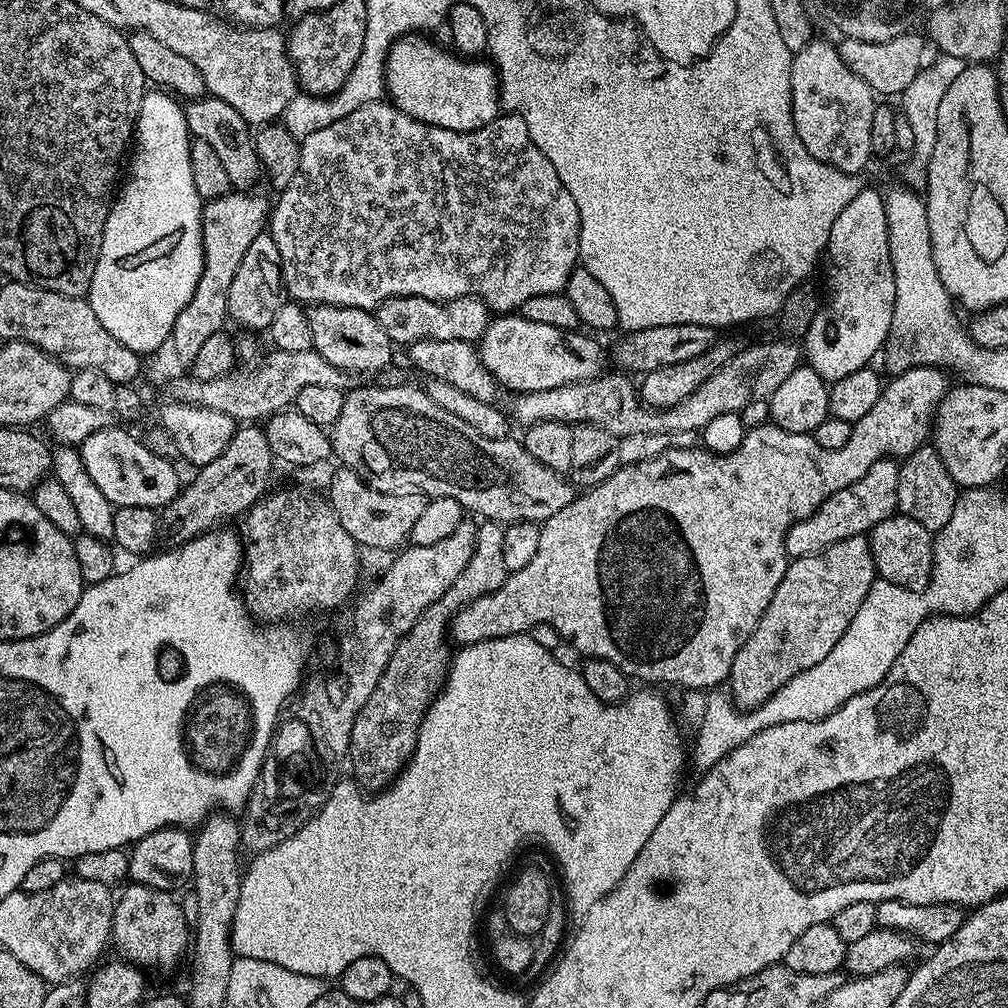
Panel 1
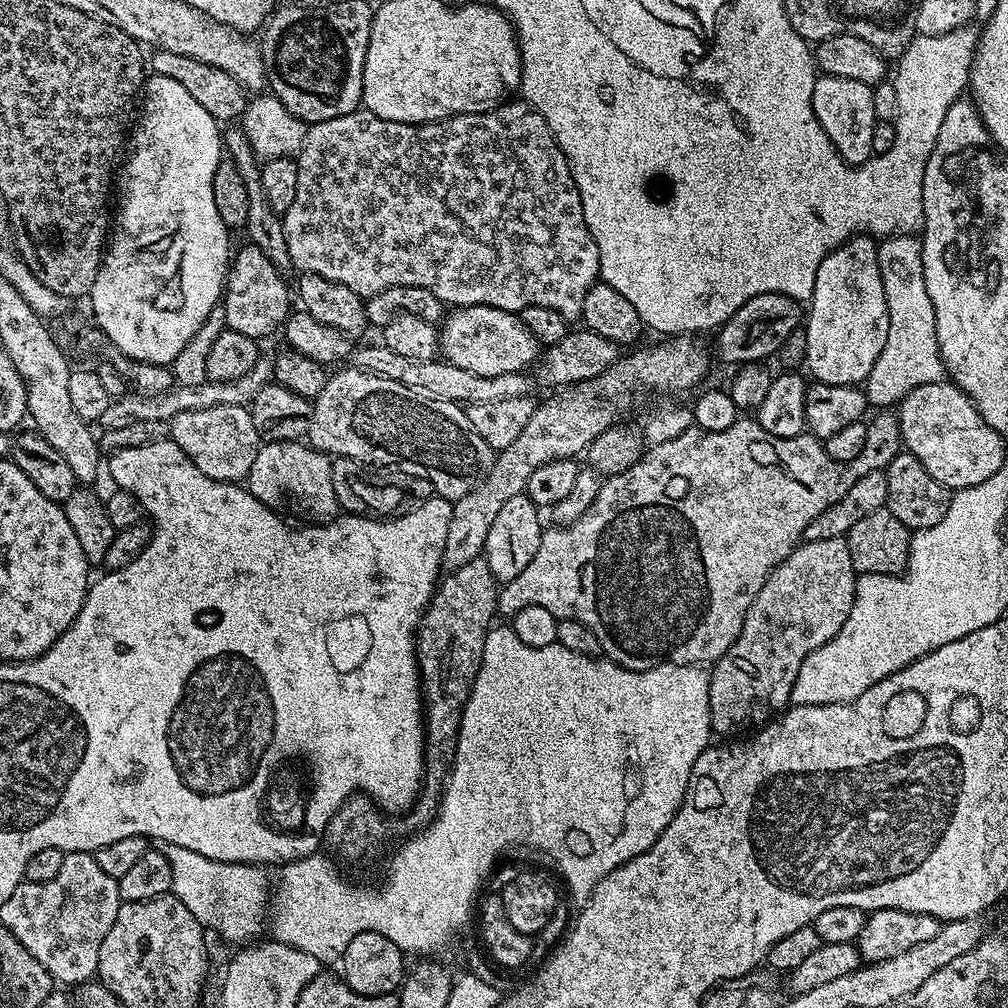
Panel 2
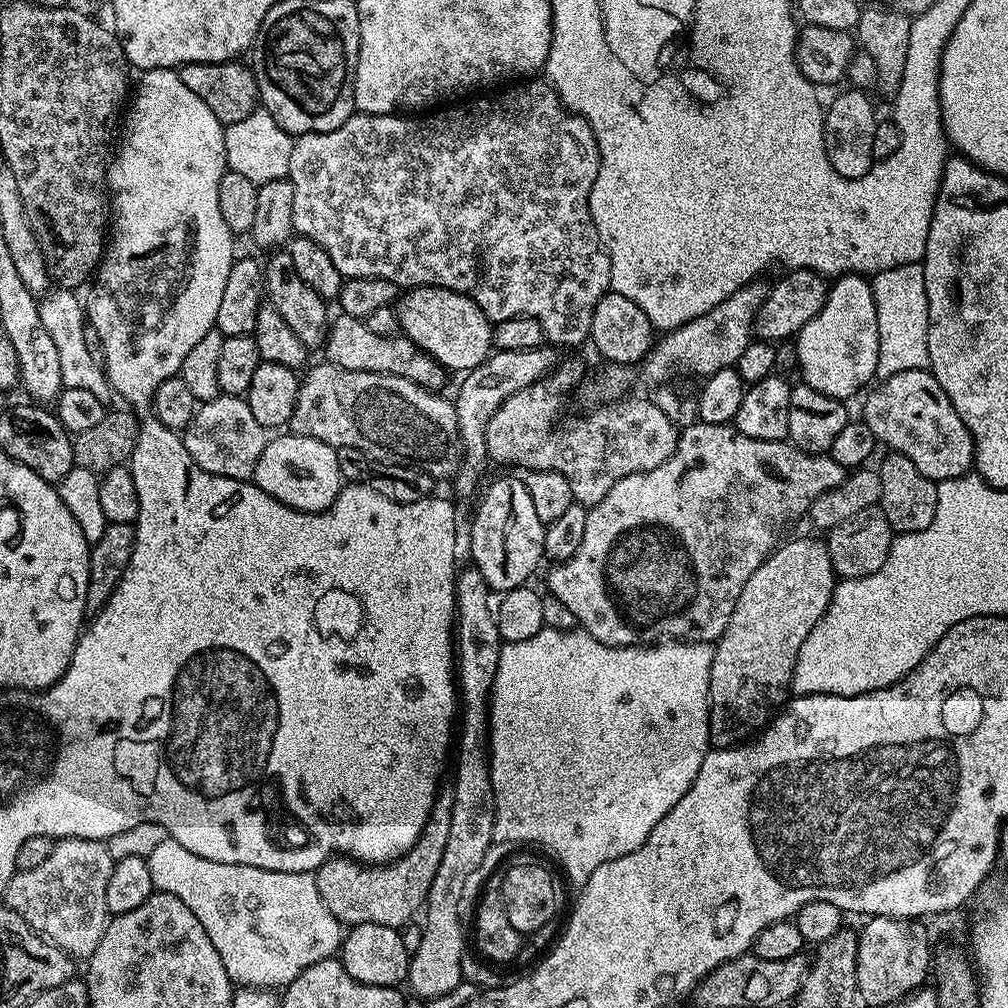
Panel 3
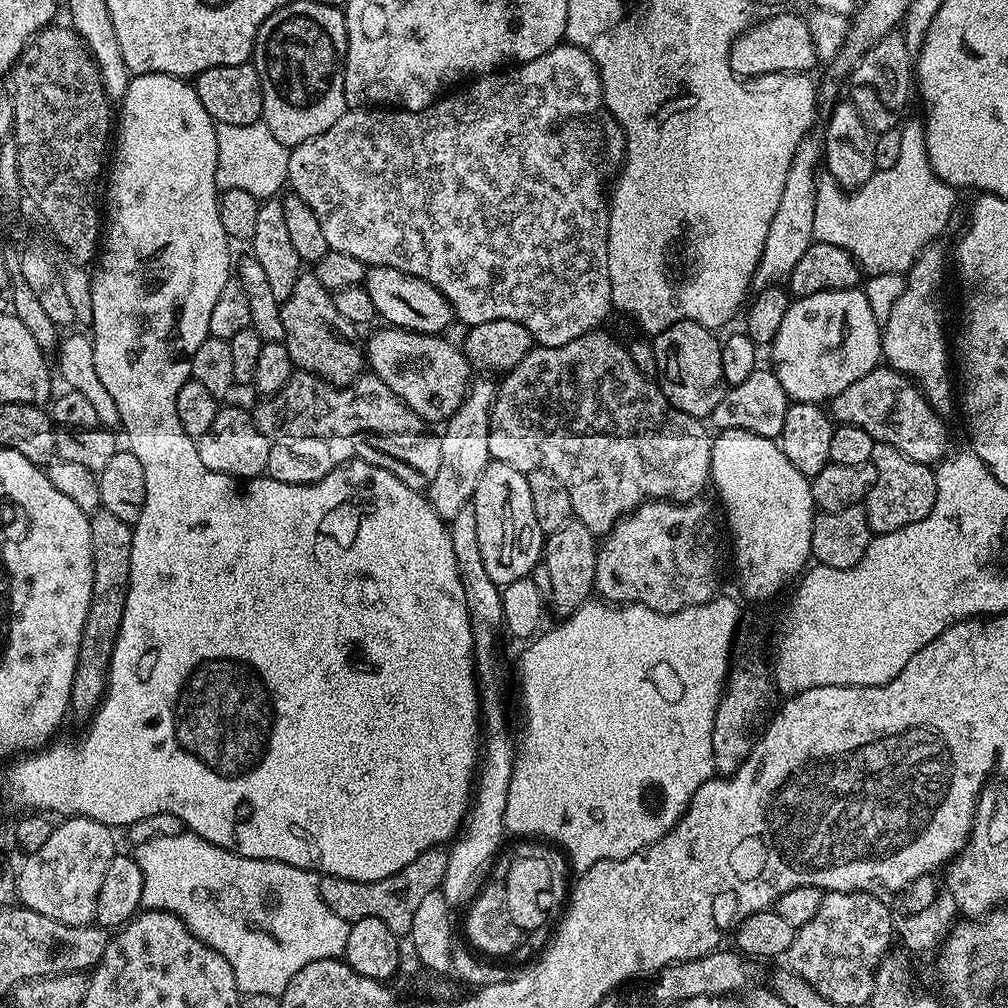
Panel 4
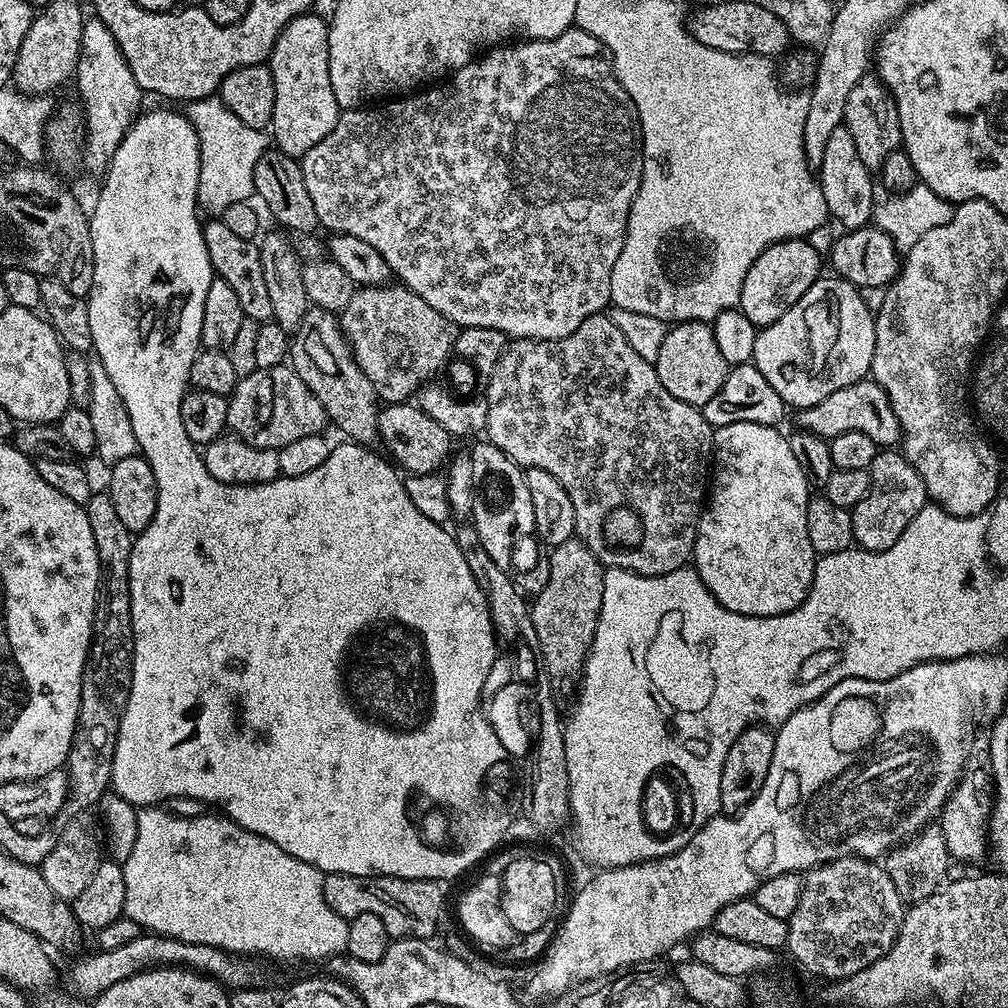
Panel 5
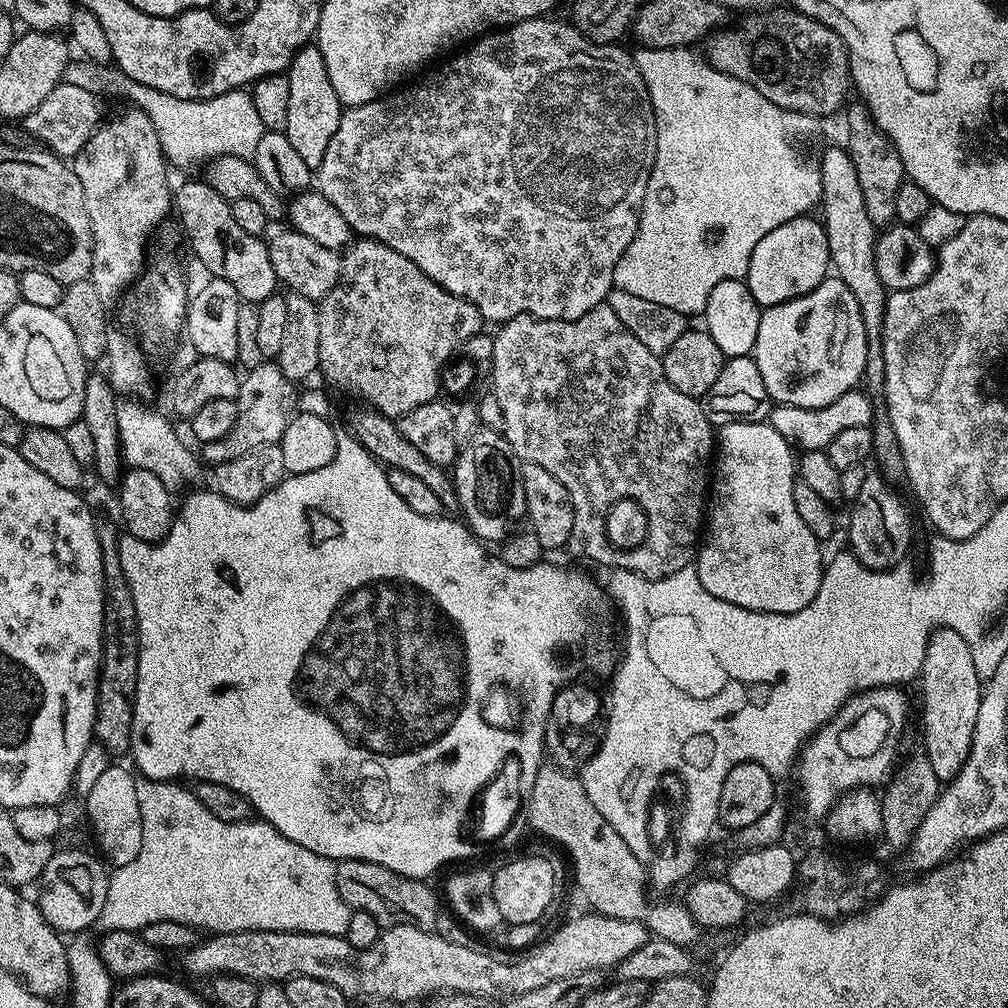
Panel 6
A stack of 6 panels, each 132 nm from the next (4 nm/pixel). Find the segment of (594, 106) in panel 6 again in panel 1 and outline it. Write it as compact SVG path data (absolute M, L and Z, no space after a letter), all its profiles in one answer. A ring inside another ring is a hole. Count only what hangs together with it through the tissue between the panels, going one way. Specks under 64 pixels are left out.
M375 100L369 104L363 104L362 106L358 106L358 110L354 110L354 114L346 114L346 118L338 118L338 122L333 122L332 125L326 126L322 130L314 130L314 134L310 134L305 140L300 141L298 174L294 178L294 182L290 182L290 186L283 189L279 193L279 196L280 201L277 204L275 201L274 207L270 212L270 235L272 235L274 242L278 246L287 295L293 301L303 302L308 306L329 304L330 306L374 310L382 302L386 302L386 298L394 298L395 296L421 296L422 298L430 298L431 300L460 300L464 296L476 296L483 304L487 304L493 313L512 314L520 309L522 302L526 302L526 298L534 298L537 294L563 293L567 286L567 280L578 267L580 259L580 219L578 218L578 206L574 206L574 198L570 194L570 190L566 190L566 186L558 178L558 170L554 170L554 166L550 166L550 158L546 158L546 154L542 154L542 150L538 150L538 146L534 146L534 142L530 138L530 130L526 130L524 119L515 114L501 114L496 117L494 122L490 122L473 132L455 132L454 130L442 130L438 126L430 126L426 122L418 122L414 118L402 114L402 110L398 110L396 105L391 102Z

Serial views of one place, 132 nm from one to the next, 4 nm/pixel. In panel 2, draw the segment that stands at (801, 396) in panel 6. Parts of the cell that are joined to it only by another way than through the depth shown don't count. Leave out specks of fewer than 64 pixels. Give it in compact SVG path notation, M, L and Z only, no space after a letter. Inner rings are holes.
M871 235L853 236L845 244L837 246L826 258L822 258L822 266L818 266L818 274L814 278L812 299L806 308L806 323L803 325L806 330L806 368L812 371L811 379L813 381L822 384L863 385L864 380L870 374L870 369L874 367L874 362L878 362L878 354L882 354L882 346L886 346L886 330L890 326L890 318L888 317L888 307L886 306L886 290L882 290L882 270L878 270L877 247L877 241Z

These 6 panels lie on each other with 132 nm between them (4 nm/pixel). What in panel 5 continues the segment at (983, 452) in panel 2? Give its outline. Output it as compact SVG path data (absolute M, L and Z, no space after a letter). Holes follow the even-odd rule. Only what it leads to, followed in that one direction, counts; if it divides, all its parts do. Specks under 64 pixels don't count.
M871 378L842 386L842 390L834 390L834 394L822 398L822 402L814 402L814 406L799 409L795 416L797 429L813 432L827 441L833 440L838 434L847 434L850 430L862 430L862 434L874 438L877 446L896 446L902 440L894 406L890 406L886 390L882 390L882 386L878 386Z

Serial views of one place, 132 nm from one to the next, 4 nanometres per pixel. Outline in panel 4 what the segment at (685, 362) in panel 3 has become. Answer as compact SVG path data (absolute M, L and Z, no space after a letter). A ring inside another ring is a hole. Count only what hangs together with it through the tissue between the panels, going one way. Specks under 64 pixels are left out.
M816 134L805 136L790 162L786 186L782 186L782 198L778 198L778 210L774 210L774 222L770 222L770 230L766 230L766 242L756 263L756 272L750 281L754 289L768 289L787 281L794 266L798 266L798 258L802 258L802 254L806 254L806 250L814 242L816 182L823 158L823 139Z

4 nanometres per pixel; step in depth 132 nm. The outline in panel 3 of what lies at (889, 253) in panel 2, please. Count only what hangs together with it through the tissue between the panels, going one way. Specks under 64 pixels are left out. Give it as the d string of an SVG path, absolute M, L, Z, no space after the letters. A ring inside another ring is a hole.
M907 264L875 273L870 280L874 306L878 314L878 366L880 380L902 370L927 369L928 362L928 299L924 281L924 265Z

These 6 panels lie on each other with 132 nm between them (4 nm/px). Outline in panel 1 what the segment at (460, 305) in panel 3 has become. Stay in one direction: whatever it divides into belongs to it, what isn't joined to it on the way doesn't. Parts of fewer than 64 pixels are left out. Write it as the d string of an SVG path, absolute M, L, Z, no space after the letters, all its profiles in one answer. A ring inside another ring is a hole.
M500 314L489 319L478 347L486 370L490 370L501 389L509 388L512 394L542 392L605 375L606 352L600 349L598 341L582 333L563 332L554 326L530 322L519 314Z

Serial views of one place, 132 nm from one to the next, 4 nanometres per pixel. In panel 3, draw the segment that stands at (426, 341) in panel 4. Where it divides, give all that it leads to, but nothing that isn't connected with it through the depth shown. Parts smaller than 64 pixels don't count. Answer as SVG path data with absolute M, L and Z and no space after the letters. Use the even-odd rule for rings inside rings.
M337 315L328 325L328 335L322 345L327 363L336 364L351 372L381 372L387 376L401 376L429 390L440 390L444 384L445 369L429 352L422 352L413 340L403 334L383 336L374 334L370 326L358 318Z

